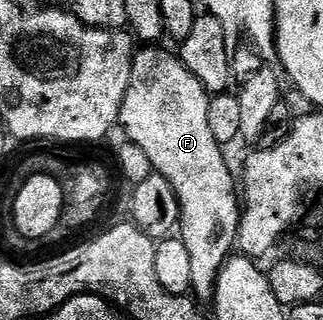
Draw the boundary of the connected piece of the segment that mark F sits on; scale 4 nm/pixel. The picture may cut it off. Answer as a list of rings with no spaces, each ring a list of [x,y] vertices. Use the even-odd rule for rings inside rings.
[[[143,46],[136,51],[135,58],[131,61],[131,77],[119,111],[118,123],[121,128],[123,124],[127,131],[126,139],[145,150],[145,158],[149,158],[152,169],[165,177],[169,186],[173,186],[179,198],[181,239],[189,249],[189,266],[193,270],[191,292],[200,301],[210,301],[215,295],[219,273],[223,271],[223,265],[231,259],[233,249],[239,243],[239,228],[243,220],[241,192],[238,187],[235,189],[237,176],[231,173],[231,168],[219,149],[221,141],[213,138],[213,130],[209,130],[212,97],[201,86],[201,82],[197,82],[197,78],[189,74],[189,70],[174,51],[166,52],[159,47],[163,46]]]

